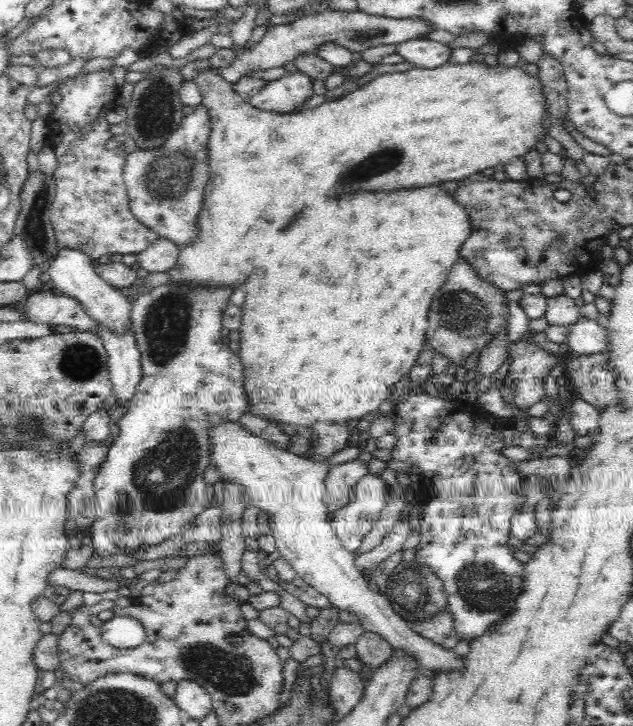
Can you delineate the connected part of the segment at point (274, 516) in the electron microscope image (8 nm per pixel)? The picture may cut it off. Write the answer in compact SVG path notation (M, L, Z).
M238 422L216 424L209 430L208 439L211 444L209 458L212 466L216 466L222 480L242 484L244 496L248 498L252 507L262 508L262 510L266 510L266 513L270 512L270 524L272 524L272 532L276 539L276 547L280 551L280 555L290 562L297 576L305 580L306 585L316 589L336 609L346 610L356 615L364 630L379 634L392 645L393 649L407 652L419 662L419 666L425 673L434 673L438 670L460 670L464 666L462 657L460 657L461 651L446 651L444 647L440 647L440 644L428 641L424 636L412 631L412 628L408 627L407 621L394 613L386 597L381 596L380 592L376 593L370 590L369 584L364 581L360 569L356 566L356 554L344 548L335 534L327 507L322 502L326 492L325 479L336 464L357 460L357 456L364 450L359 441L355 442L353 446L344 447L336 455L331 456L326 464L317 464L316 461L306 460L304 456L301 457L284 449L278 450L271 441L252 435L252 432L246 431Z

